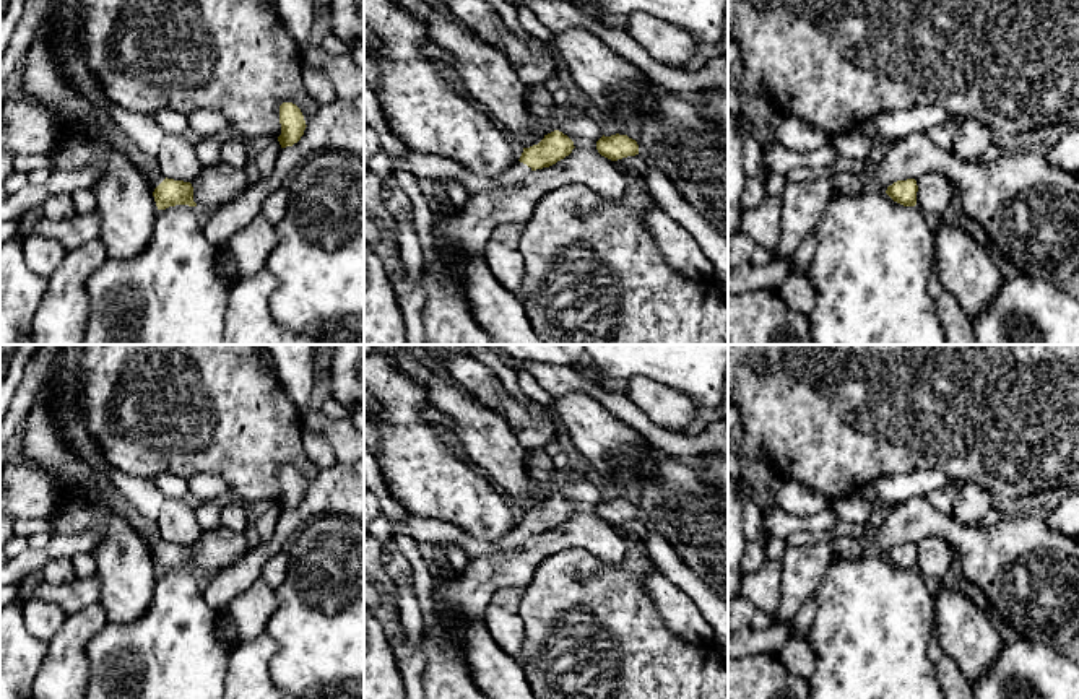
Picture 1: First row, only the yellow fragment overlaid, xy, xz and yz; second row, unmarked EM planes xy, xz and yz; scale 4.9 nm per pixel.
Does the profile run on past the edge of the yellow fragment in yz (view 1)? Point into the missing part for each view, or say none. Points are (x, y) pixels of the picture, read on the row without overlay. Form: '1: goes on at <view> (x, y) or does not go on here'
1: does not go on here

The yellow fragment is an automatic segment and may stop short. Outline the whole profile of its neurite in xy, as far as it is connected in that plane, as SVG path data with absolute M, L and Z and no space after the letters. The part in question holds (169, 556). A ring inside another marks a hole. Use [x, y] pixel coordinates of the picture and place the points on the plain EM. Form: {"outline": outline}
{"outline": "M159 535L154 540L146 538L146 545L153 554L158 574L166 574L176 569L197 571L190 546L167 543Z"}

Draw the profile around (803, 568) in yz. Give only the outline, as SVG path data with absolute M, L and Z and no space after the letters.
M832 545L788 546L782 558L782 600L772 621L790 621L821 585L834 561Z

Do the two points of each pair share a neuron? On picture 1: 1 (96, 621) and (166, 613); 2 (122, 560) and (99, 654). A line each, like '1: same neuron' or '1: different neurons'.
1: different neurons
2: different neurons

